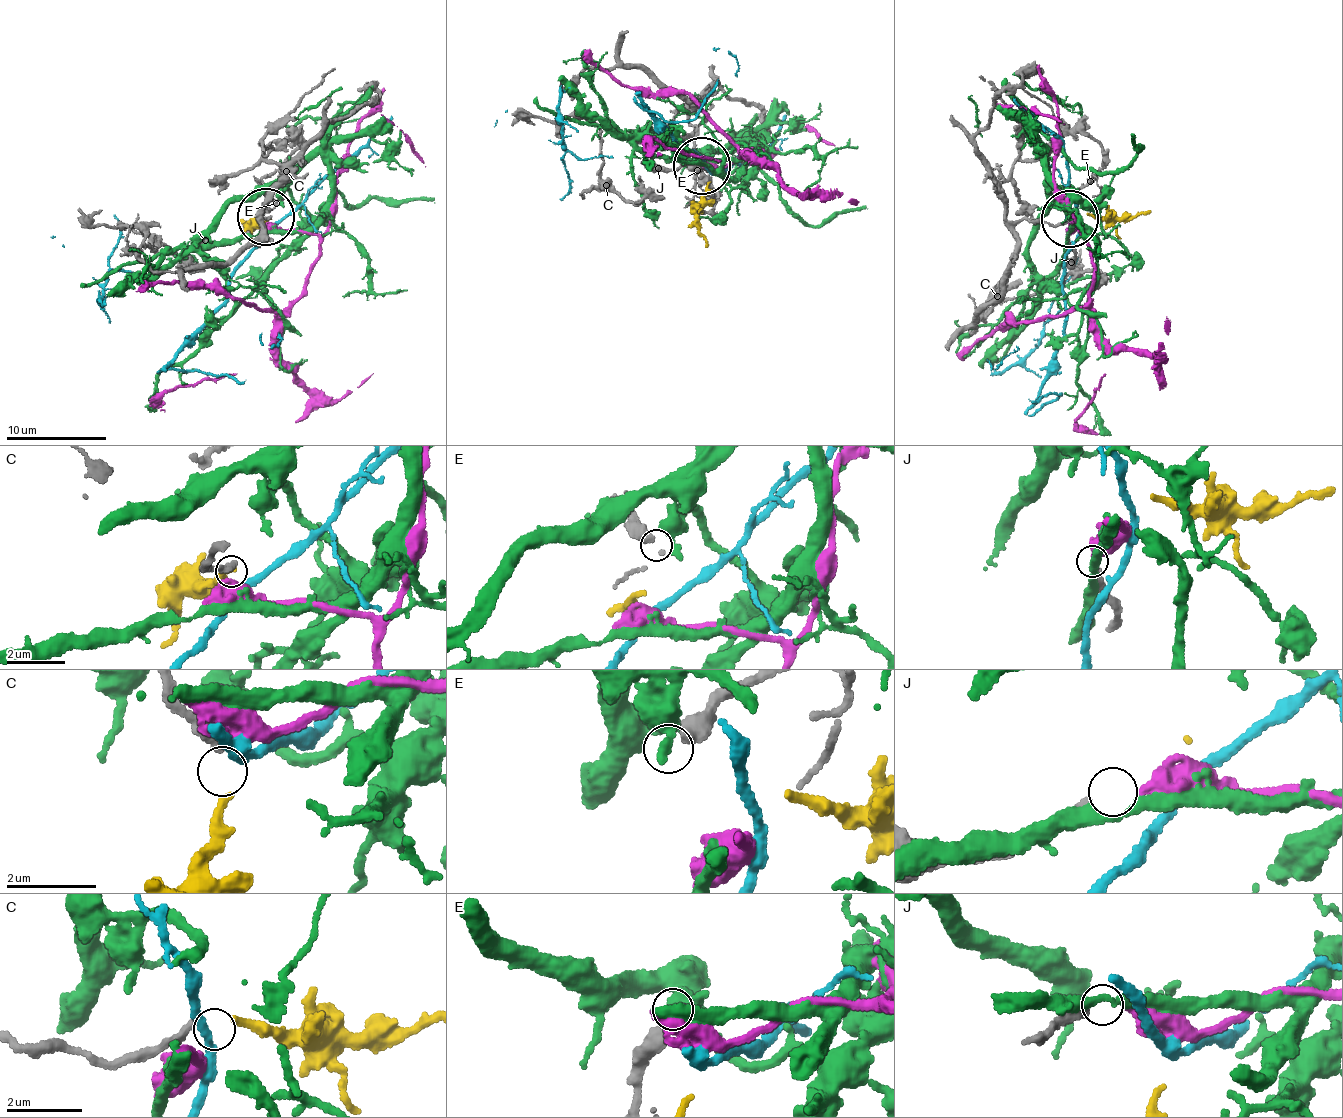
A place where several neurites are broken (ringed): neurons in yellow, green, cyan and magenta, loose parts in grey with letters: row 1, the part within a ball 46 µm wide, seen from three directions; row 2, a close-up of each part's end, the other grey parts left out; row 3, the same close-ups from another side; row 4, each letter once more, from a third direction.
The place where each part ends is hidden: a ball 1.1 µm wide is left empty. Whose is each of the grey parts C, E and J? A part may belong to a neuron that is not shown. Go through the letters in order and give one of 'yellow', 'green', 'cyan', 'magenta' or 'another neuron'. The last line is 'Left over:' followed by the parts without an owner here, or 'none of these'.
C: yellow
E: another neuron
J: magenta
Left over: E

